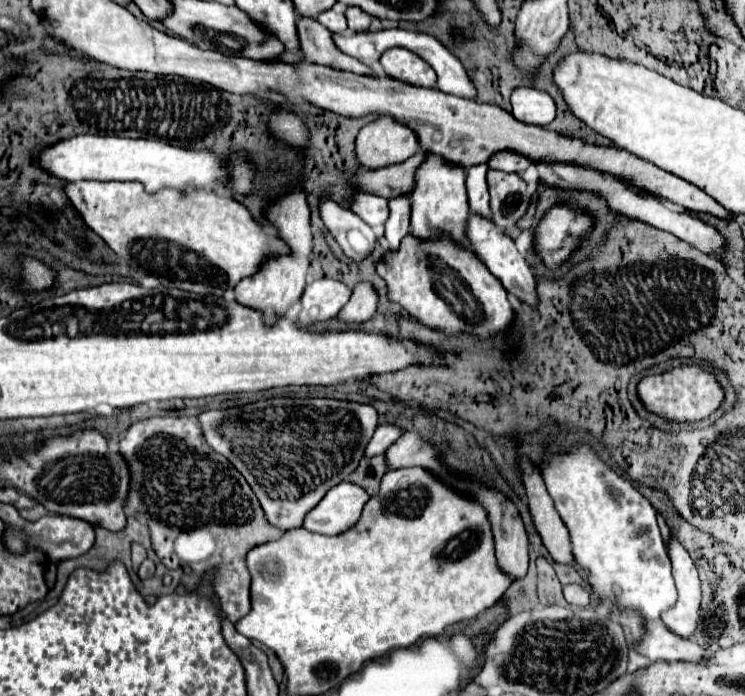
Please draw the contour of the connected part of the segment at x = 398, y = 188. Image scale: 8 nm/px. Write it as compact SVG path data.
M419 150L415 156L401 164L393 164L379 170L367 170L361 172L361 176L353 178L361 190L367 190L371 194L391 198L391 196L411 196L415 188L415 172L417 168L427 160L427 154Z

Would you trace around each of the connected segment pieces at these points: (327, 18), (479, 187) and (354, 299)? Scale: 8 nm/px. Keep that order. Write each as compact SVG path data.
M325 10L317 16L317 20L327 26L333 34L343 34L347 30L347 20L343 12L335 12L335 10Z
M477 164L469 168L467 172L467 196L469 196L469 206L475 216L489 218L491 220L491 206L489 206L489 192L487 192L487 164Z
M361 282L355 286L349 302L341 308L337 318L347 324L361 324L361 322L373 318L375 306L377 306L377 294L375 294L373 286L367 282Z

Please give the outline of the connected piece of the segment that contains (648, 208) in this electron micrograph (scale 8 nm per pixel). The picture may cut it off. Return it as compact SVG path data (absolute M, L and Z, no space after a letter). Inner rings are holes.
M589 170L587 174L589 174L589 176L595 176L595 180L591 182L591 186L595 186L595 188L609 200L609 206L611 206L613 210L617 210L617 212L621 212L621 214L627 214L627 216L635 216L635 218L639 218L639 220L643 220L643 222L647 222L647 224L659 228L659 230L671 232L671 234L675 234L677 238L681 238L681 240L685 240L685 242L689 242L689 244L699 246L699 250L705 252L705 254L709 254L709 256L713 256L713 252L721 248L721 236L719 236L719 232L717 232L711 224L705 224L705 222L701 222L701 220L695 220L695 218L686 211L673 212L671 208L667 208L667 206L665 206L663 202L659 202L657 198L635 194L633 190L625 188L625 186L623 186L621 182L617 182L617 180L599 178L599 176L595 174L595 170ZM621 188L625 188L627 194L623 194Z

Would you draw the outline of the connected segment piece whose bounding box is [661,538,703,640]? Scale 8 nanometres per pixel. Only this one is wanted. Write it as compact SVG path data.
M671 538L669 544L669 558L673 564L673 578L679 590L677 604L663 614L663 624L671 630L683 636L685 640L691 640L695 632L701 626L701 584L697 576L697 568L693 566L687 550Z

